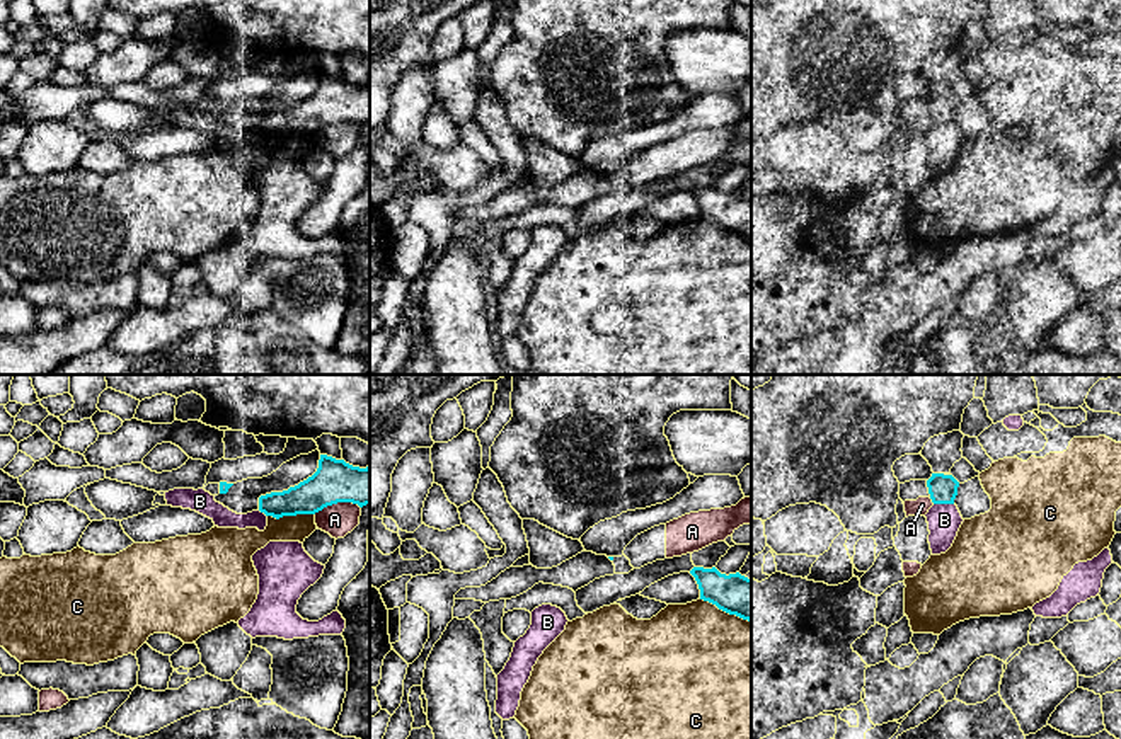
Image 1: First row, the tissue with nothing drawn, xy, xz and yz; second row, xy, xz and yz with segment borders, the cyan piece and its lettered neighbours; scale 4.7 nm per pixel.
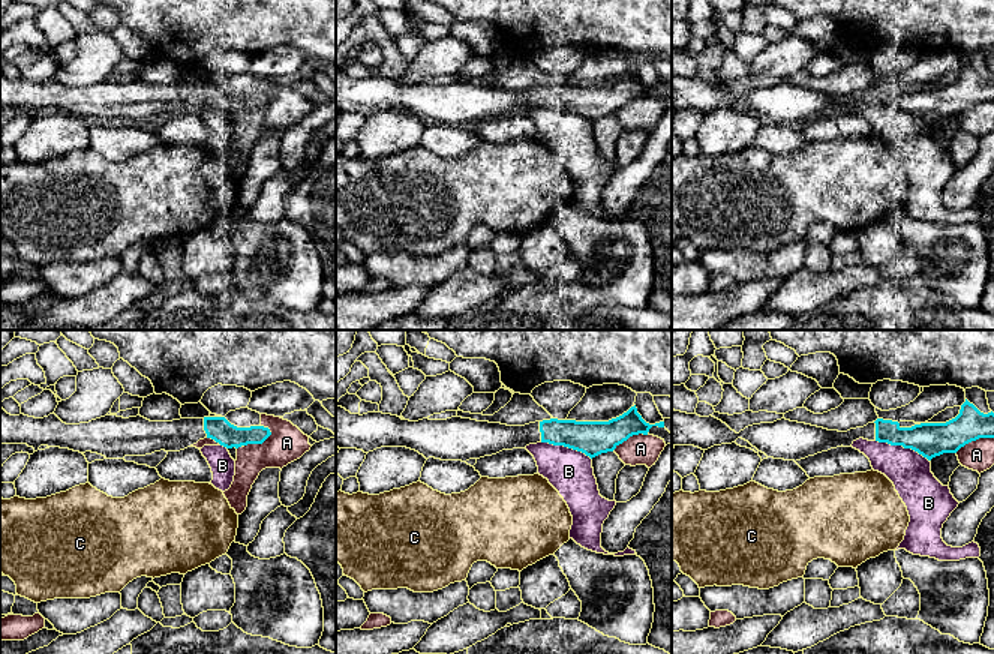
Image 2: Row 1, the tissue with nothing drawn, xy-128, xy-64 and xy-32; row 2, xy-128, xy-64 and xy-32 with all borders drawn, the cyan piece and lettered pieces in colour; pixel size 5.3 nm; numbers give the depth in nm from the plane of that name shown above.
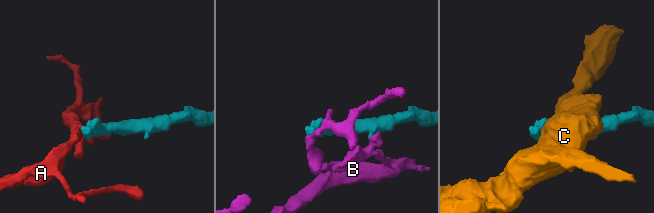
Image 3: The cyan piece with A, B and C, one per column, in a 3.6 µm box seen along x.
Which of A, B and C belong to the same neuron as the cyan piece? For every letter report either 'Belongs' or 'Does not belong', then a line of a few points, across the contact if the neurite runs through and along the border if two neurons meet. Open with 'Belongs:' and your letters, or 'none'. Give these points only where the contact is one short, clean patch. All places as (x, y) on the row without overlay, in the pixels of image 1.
Belongs: none
A: Does not belong
B: Does not belong
C: Does not belong

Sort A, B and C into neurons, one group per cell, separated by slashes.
A / B / C

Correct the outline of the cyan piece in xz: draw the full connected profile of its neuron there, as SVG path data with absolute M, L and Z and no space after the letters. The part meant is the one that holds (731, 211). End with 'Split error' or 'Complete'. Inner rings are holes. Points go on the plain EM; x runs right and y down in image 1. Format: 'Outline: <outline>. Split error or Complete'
Outline: M693 186L700 218L716 223L719 228L751 240L751 198L736 192L721 192L716 186Z. Complete

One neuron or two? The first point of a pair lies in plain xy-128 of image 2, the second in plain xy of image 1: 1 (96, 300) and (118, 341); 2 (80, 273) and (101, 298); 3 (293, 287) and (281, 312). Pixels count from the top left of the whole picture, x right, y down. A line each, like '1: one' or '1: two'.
1: one
2: one
3: one

